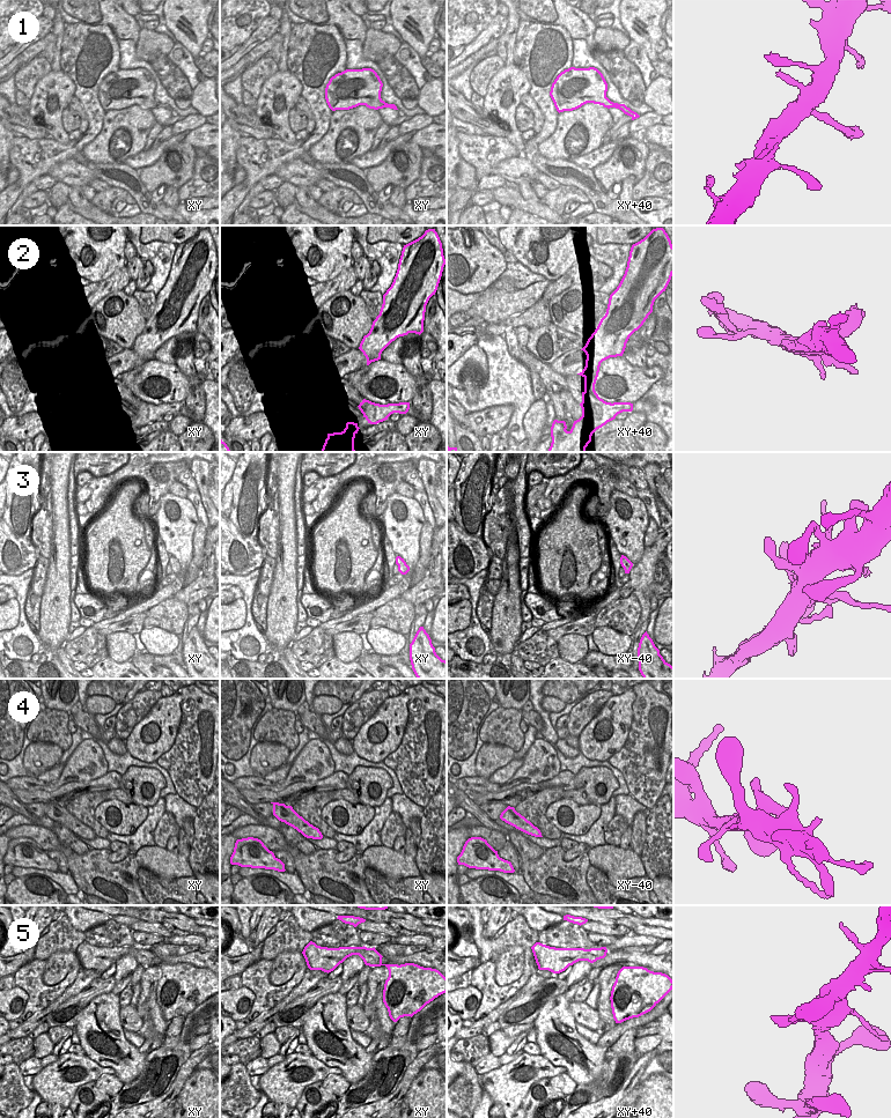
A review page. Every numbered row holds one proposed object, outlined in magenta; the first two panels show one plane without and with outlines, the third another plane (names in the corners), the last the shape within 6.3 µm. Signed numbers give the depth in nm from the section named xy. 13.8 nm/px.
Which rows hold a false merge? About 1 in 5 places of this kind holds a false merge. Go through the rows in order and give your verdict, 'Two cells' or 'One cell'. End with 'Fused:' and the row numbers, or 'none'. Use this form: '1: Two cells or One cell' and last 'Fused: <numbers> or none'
1: One cell
2: One cell
3: One cell
4: One cell
5: One cell
Fused: none

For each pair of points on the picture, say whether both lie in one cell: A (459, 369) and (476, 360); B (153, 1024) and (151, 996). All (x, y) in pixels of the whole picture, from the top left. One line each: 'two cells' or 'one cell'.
A: one cell
B: one cell

